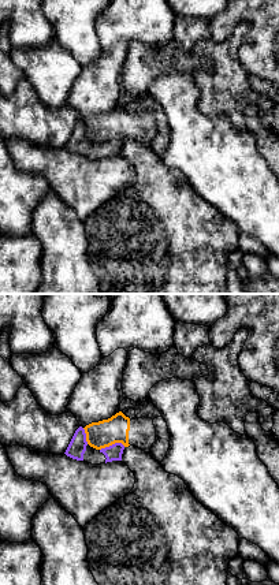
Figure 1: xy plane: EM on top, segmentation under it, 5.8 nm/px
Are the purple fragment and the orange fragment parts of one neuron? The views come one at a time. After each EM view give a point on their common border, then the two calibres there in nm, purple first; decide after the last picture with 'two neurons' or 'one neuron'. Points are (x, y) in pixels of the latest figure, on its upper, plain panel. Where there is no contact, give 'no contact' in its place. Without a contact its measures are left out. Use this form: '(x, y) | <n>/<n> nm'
(112, 138) | 100/160 nm

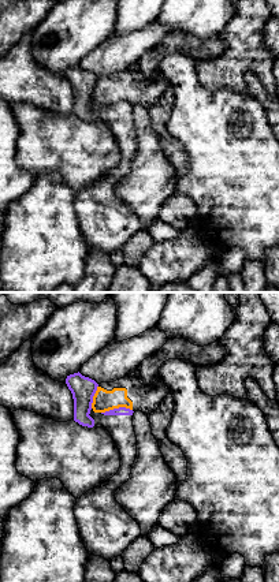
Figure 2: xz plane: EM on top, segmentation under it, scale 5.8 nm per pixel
(116, 103) | 50/130 nm

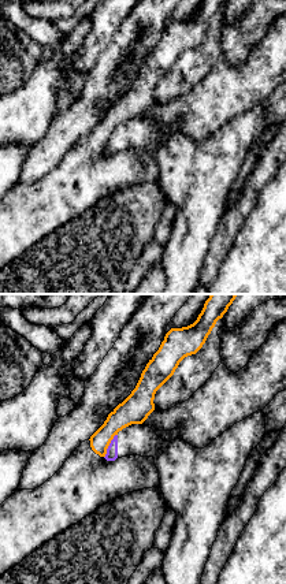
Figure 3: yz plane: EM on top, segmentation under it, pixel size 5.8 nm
(108, 140) | 70/160 nm

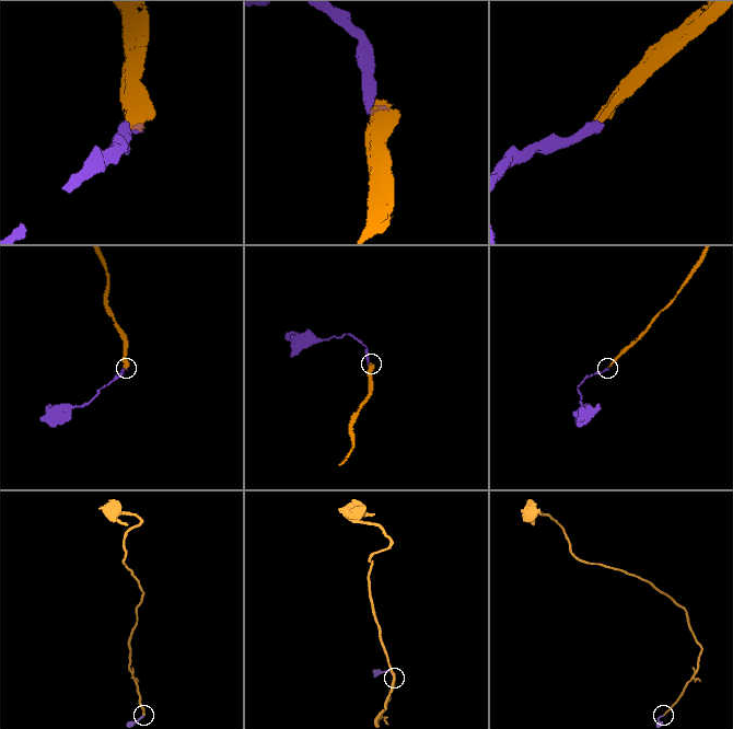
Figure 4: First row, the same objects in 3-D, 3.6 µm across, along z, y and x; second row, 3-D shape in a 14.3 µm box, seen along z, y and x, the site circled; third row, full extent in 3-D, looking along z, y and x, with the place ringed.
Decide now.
two neurons

